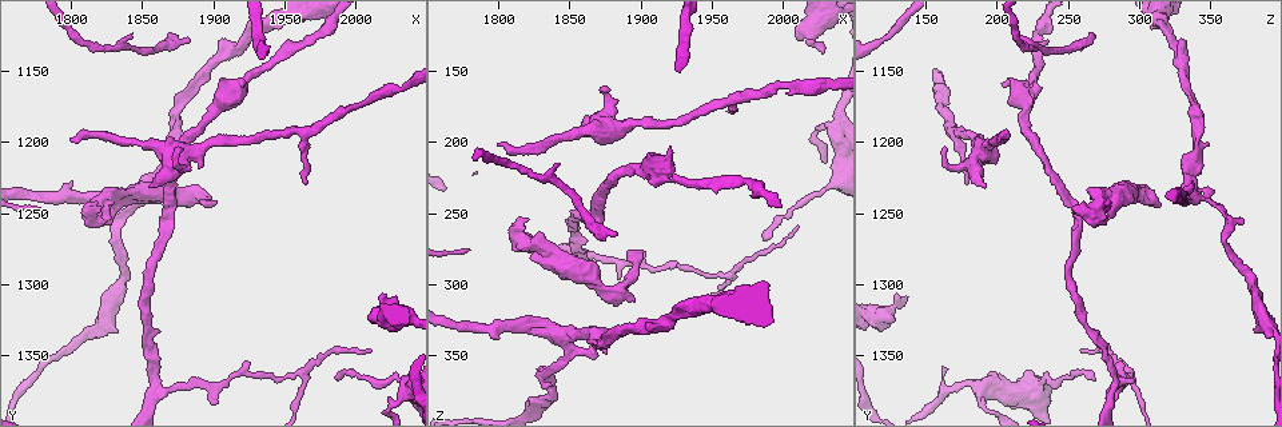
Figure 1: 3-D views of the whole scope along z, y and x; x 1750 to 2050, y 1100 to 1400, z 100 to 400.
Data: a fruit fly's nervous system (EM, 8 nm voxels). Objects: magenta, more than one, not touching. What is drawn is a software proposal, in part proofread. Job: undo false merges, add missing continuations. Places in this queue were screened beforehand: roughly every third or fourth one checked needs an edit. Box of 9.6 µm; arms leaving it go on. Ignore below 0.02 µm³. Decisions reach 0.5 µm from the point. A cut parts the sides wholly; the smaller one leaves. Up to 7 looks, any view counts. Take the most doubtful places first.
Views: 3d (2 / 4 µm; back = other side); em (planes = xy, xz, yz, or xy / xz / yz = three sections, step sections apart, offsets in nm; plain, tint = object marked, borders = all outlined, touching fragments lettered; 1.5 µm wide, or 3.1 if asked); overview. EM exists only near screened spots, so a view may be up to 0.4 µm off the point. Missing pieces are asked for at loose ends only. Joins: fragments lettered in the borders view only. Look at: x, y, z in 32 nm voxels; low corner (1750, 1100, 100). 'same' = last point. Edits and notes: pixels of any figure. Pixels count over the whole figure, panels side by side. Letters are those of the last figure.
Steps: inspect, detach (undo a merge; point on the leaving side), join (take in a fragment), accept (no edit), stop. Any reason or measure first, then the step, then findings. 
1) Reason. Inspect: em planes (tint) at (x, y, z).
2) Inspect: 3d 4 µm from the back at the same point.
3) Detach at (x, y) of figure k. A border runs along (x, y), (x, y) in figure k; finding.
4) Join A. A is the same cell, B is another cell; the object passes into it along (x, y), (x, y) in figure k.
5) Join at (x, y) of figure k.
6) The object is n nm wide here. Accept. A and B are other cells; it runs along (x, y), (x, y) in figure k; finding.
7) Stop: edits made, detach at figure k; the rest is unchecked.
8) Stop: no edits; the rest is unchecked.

Stops while still wide. Inspect: em xz step 8 (borders) at (1854, 1232, 192).

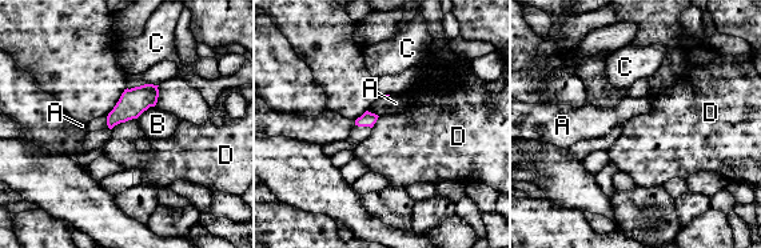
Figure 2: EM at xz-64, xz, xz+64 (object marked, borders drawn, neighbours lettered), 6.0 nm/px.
Inspect: em planes (borders) at the same point.

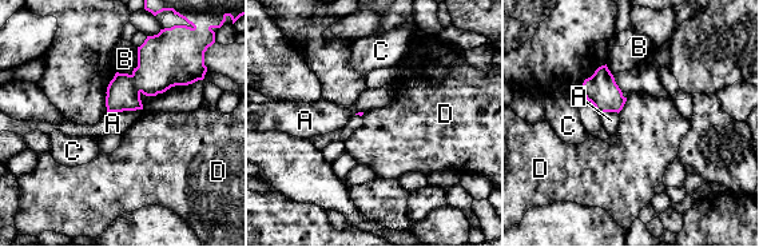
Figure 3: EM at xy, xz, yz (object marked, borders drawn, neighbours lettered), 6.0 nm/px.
Accept. A, B, C and D are other cells; no lettered fragment goes on from it.

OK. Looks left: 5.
Branch point. Inspect: 3d 2 µm at (1848, 1234, 338).

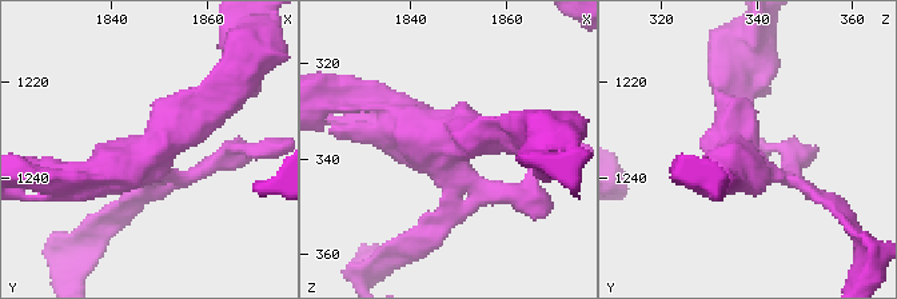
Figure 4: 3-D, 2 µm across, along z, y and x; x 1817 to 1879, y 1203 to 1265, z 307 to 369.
Now the EM. Inspect: em planes (tint) at (1849, 1236, 338).

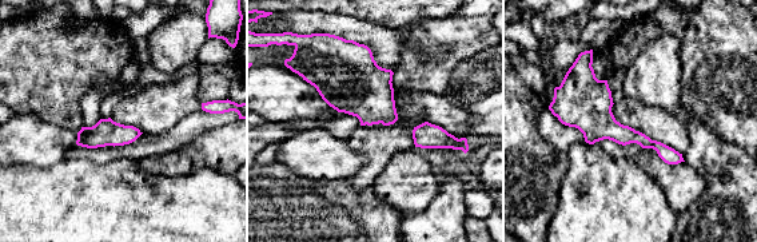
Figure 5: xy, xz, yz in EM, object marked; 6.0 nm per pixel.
Inspect: em planes (borders) at the same point.

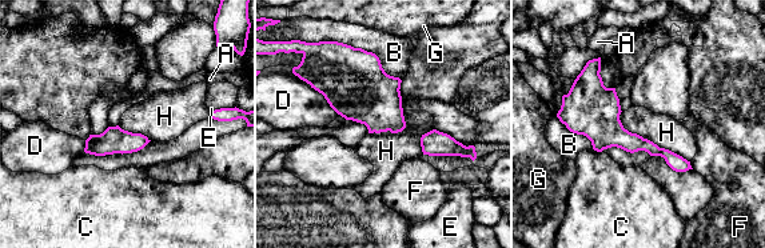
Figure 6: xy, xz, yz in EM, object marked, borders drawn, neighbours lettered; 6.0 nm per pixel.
Accept. A, B, C, D, E, F, G and H are other cells; one neuron here.

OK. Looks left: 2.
Stop: no edits; the rest is unchecked.

